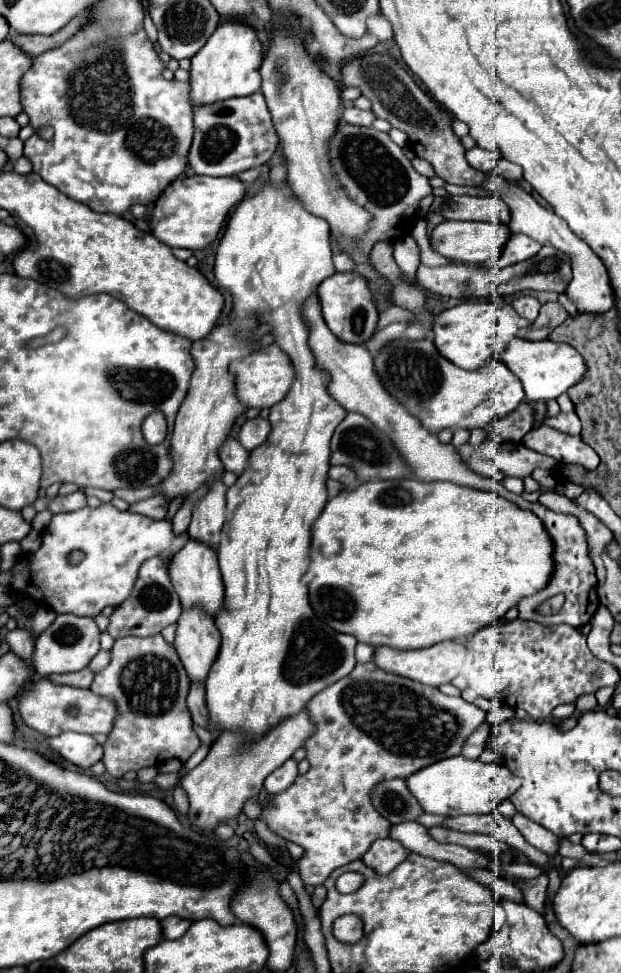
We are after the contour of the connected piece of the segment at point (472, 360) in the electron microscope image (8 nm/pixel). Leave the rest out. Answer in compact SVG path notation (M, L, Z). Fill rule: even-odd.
M463 302L449 310L443 310L433 322L433 344L449 362L463 370L475 370L483 366L491 356L505 352L505 346L515 338L517 316L509 308L497 302Z

